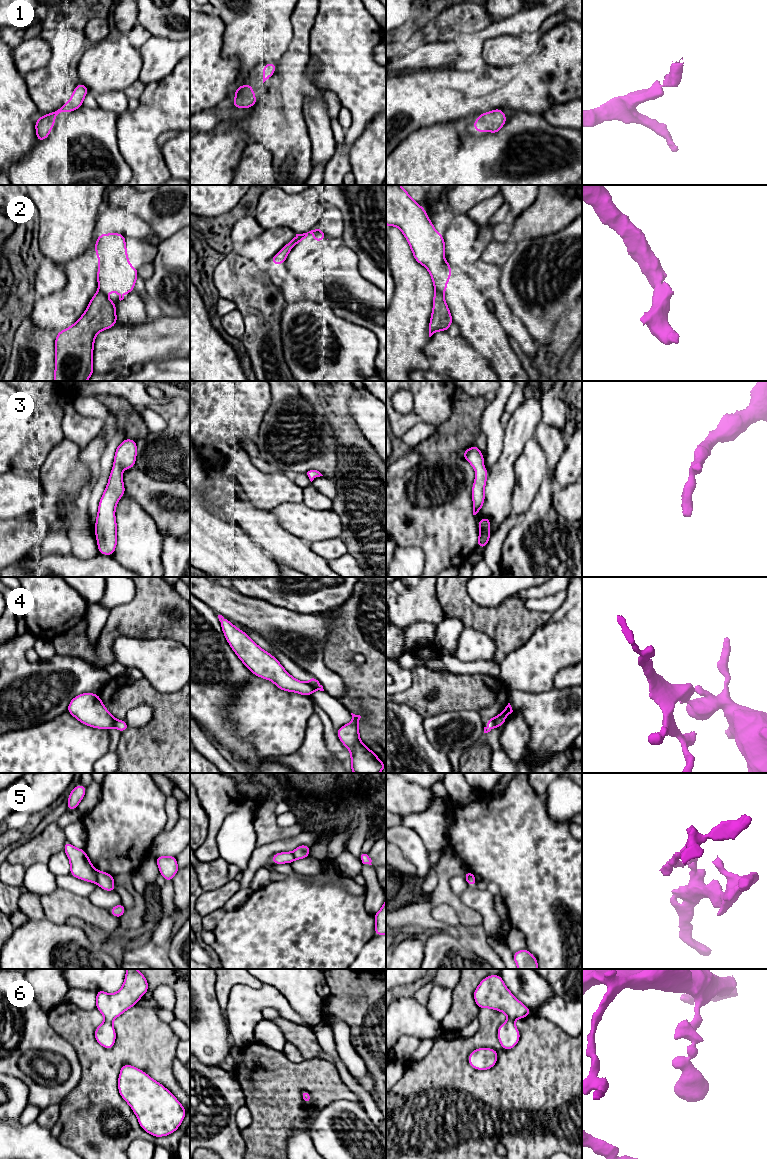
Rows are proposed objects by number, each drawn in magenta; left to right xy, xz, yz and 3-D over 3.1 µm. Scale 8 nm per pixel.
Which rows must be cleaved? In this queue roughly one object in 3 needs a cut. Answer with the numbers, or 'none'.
2, 4, 5

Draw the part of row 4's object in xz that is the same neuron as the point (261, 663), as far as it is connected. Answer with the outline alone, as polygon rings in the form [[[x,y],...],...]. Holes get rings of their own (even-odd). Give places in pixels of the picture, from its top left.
[[[218,615],[225,638],[235,654],[256,676],[271,680],[279,689],[311,696],[314,688],[293,678],[277,658],[260,648],[244,631],[236,628],[222,615]]]

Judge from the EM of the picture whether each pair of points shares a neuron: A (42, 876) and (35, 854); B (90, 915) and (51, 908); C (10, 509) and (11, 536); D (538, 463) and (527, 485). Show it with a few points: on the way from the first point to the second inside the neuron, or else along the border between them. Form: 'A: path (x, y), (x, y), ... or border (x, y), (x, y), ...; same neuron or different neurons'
A: border (46, 862), (33, 863), (26, 869); different neurons
B: path (80, 908), (61, 908); same neuron
C: border (33, 513), (14, 516), (10, 519); different neurons
D: path (533, 468), (529, 472), (528, 480); same neuron

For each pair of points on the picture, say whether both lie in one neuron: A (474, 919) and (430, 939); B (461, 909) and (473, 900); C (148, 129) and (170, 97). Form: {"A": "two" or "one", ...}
{"A": "two", "B": "two", "C": "one"}

